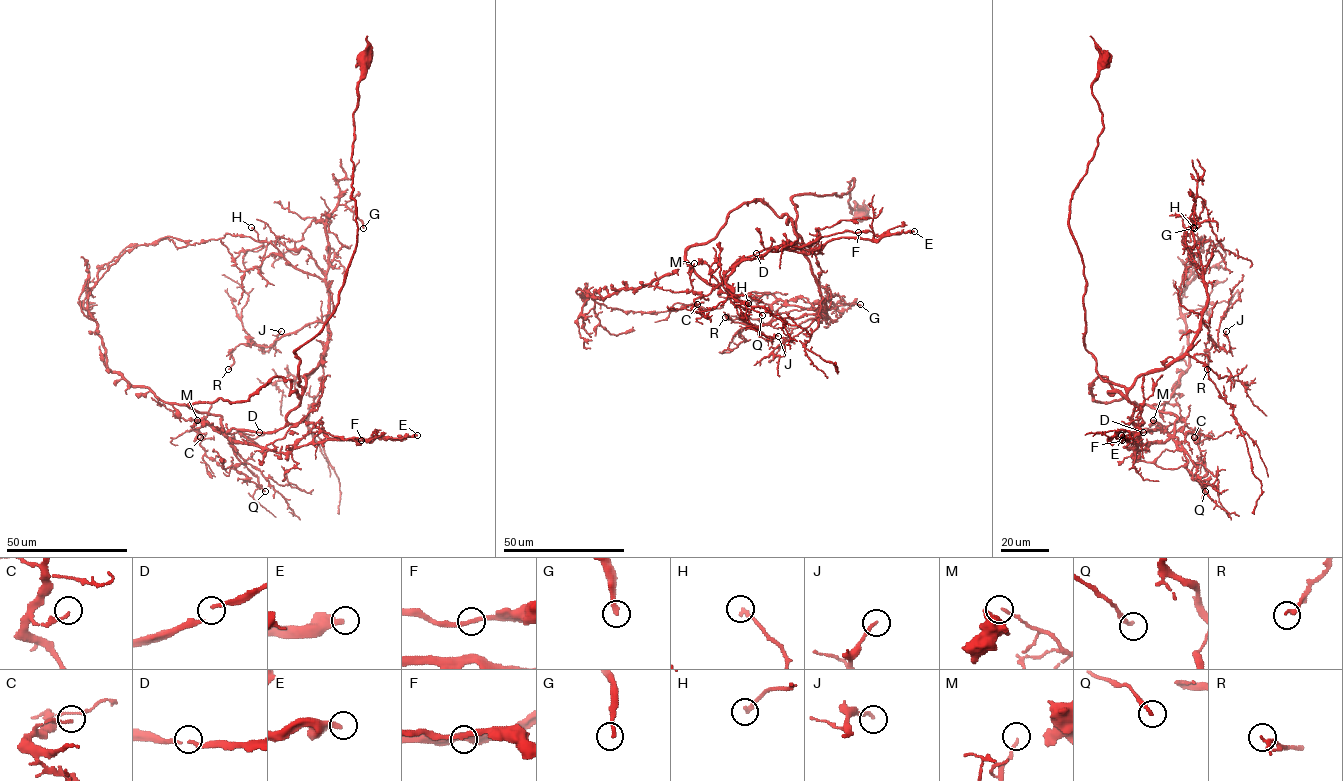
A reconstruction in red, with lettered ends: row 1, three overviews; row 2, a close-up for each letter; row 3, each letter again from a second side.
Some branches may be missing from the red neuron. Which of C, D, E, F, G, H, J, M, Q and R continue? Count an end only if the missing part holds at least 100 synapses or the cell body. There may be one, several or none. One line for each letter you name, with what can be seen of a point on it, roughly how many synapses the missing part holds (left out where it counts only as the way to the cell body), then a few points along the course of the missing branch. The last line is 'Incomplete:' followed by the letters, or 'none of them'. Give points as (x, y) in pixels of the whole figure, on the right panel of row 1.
E: (1121, 435) | 350 syn | (1121, 435), (1126, 398), (1165, 354), (1188, 343), (1207, 290), (1203, 258), (1186, 234), (1190, 199)
Incomplete: E

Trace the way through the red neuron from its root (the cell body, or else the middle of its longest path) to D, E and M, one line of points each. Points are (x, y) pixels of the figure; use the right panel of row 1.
D: (1105, 57), (1092, 86), (1103, 130), (1068, 223), (1086, 279), (1084, 347), (1096, 373), (1124, 387), (1143, 432)
E: (1105, 57), (1092, 86), (1103, 130), (1068, 223), (1086, 279), (1084, 347), (1143, 423), (1121, 435)
M: (1105, 57), (1092, 86), (1103, 130), (1068, 220), (1084, 347), (1126, 391), (1146, 447), (1185, 425), (1153, 420)

